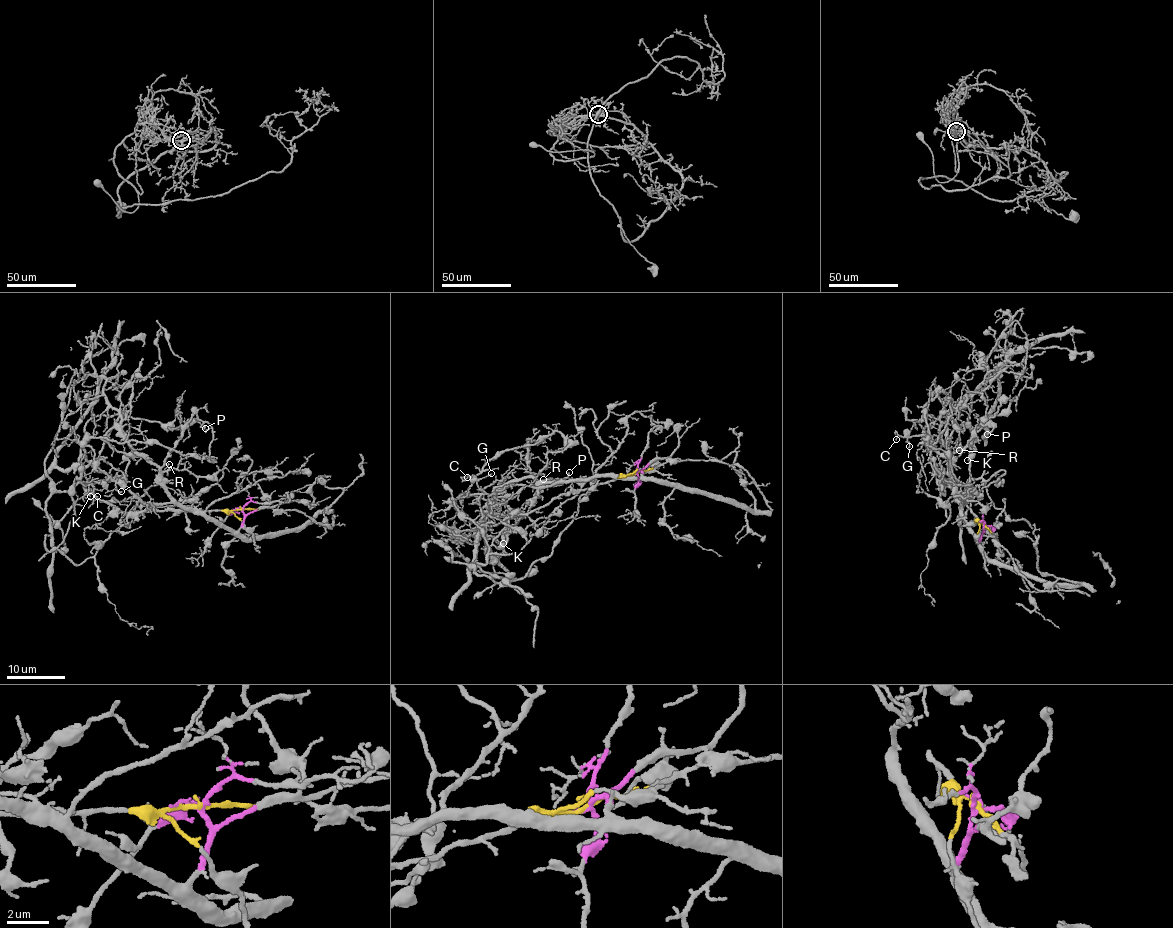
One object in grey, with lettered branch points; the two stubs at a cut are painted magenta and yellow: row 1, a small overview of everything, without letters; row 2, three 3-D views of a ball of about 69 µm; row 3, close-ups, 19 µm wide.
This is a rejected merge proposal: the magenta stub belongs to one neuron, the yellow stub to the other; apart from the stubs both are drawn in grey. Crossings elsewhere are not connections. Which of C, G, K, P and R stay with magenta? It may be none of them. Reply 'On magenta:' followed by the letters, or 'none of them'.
On magenta: C, G, R

